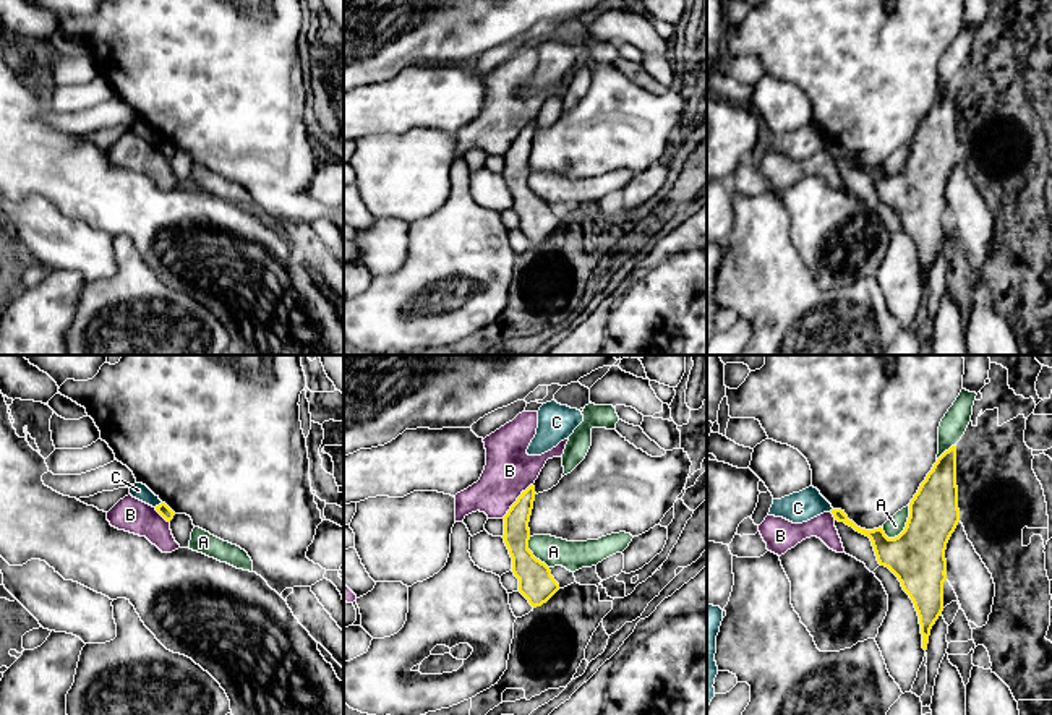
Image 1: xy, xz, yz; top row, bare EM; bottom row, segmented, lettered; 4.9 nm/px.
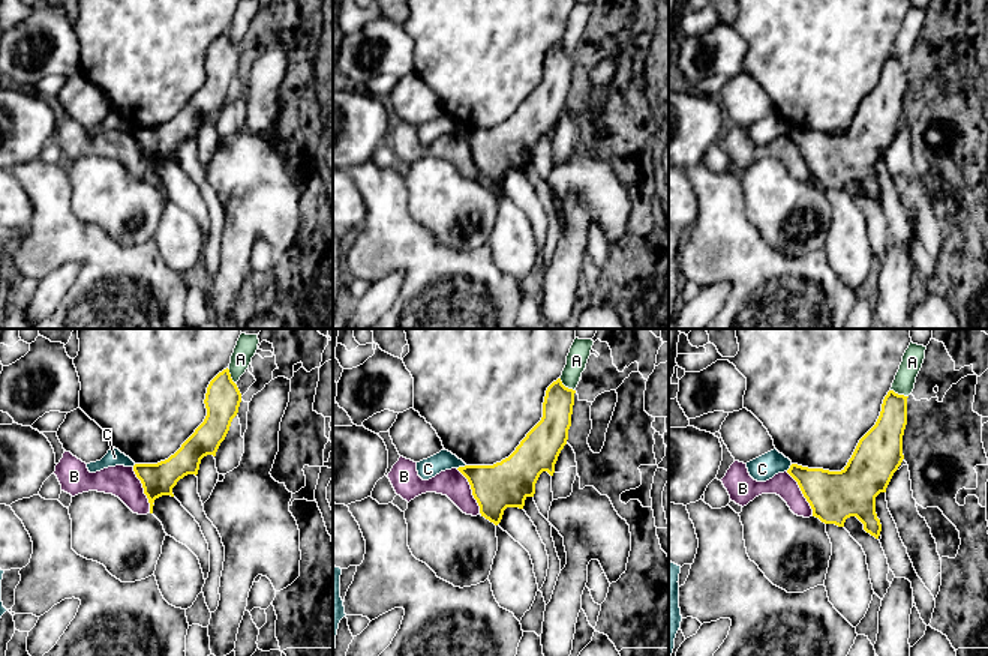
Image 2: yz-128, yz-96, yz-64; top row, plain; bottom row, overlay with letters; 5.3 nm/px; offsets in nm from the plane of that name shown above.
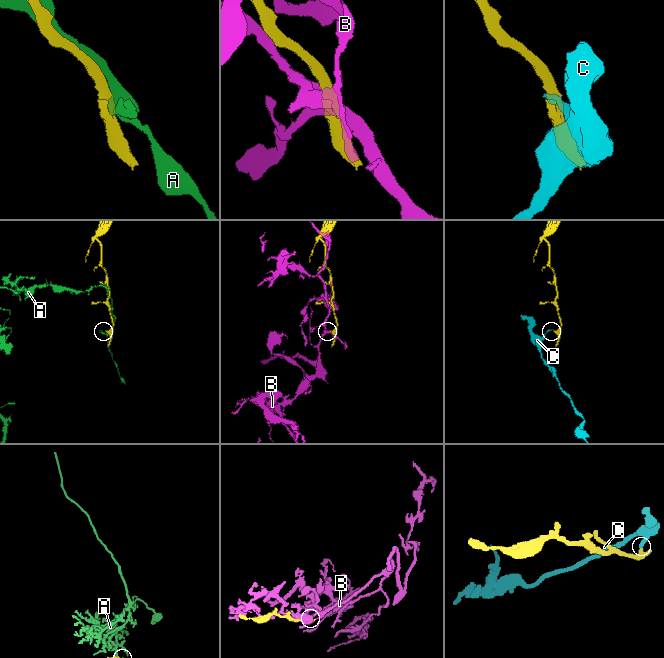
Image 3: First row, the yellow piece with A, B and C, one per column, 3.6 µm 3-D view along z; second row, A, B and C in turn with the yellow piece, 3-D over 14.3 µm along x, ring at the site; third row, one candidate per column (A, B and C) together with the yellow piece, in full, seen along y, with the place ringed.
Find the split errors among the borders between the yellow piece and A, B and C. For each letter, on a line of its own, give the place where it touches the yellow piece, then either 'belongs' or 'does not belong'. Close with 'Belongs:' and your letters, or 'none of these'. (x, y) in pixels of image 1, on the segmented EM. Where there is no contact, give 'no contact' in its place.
A: contact yz (906, 526); does not belong
B: contact xz (516, 501); does not belong
C: contact xy (159, 505); does not belong
Belongs: none of these

